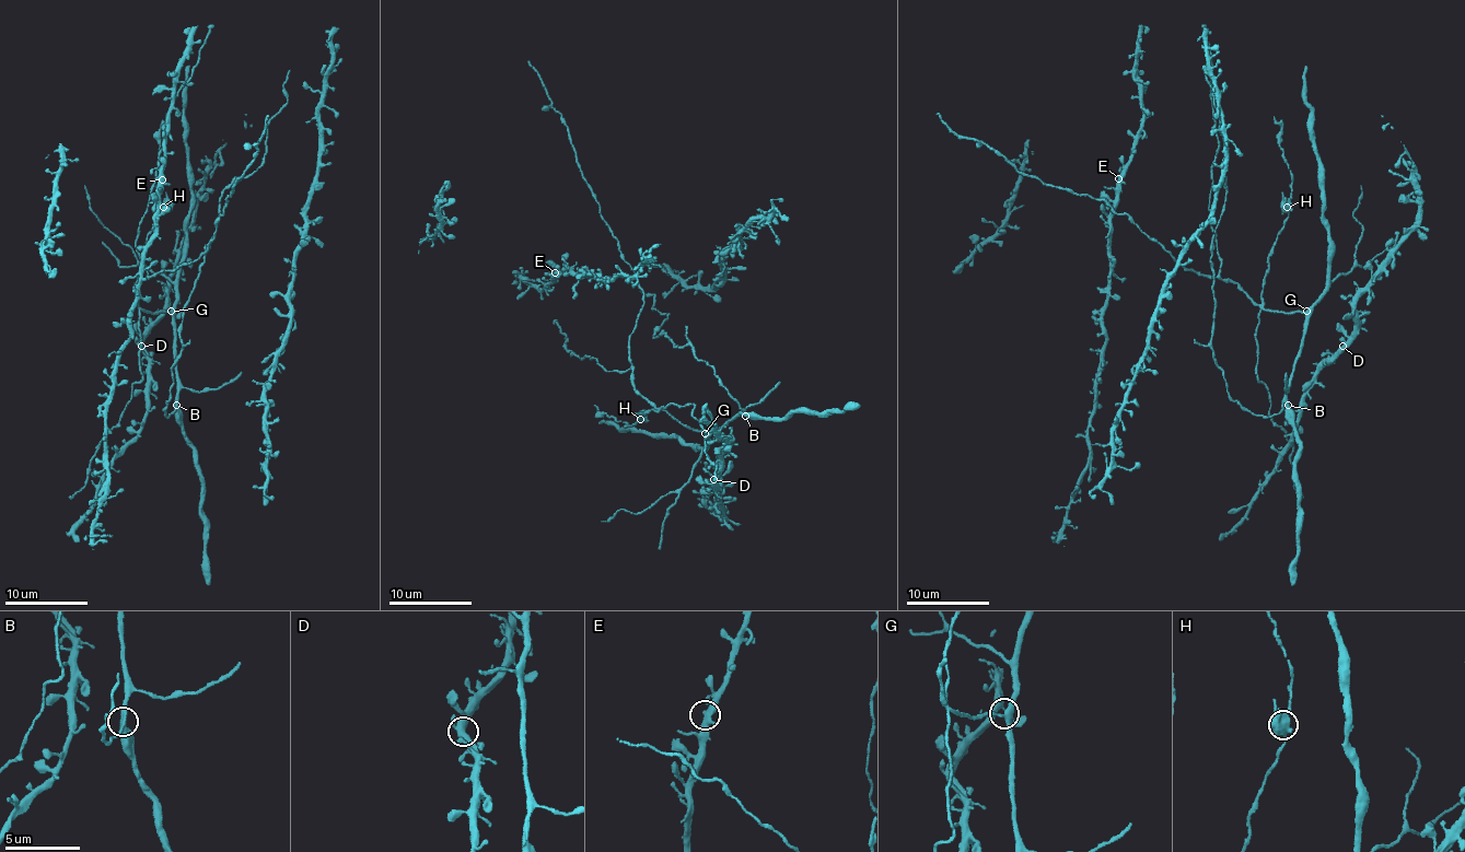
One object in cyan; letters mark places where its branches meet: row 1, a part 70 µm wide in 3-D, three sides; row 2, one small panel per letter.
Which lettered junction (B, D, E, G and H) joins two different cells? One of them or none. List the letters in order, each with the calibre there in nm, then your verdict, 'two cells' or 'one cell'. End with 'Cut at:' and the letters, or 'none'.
B: calibre 360 nm; one cell
D: calibre 400 nm; one cell
E: calibre 400 nm; one cell
G: calibre 340 nm; one cell
H: calibre 400 nm; two cells
Cut at: H

